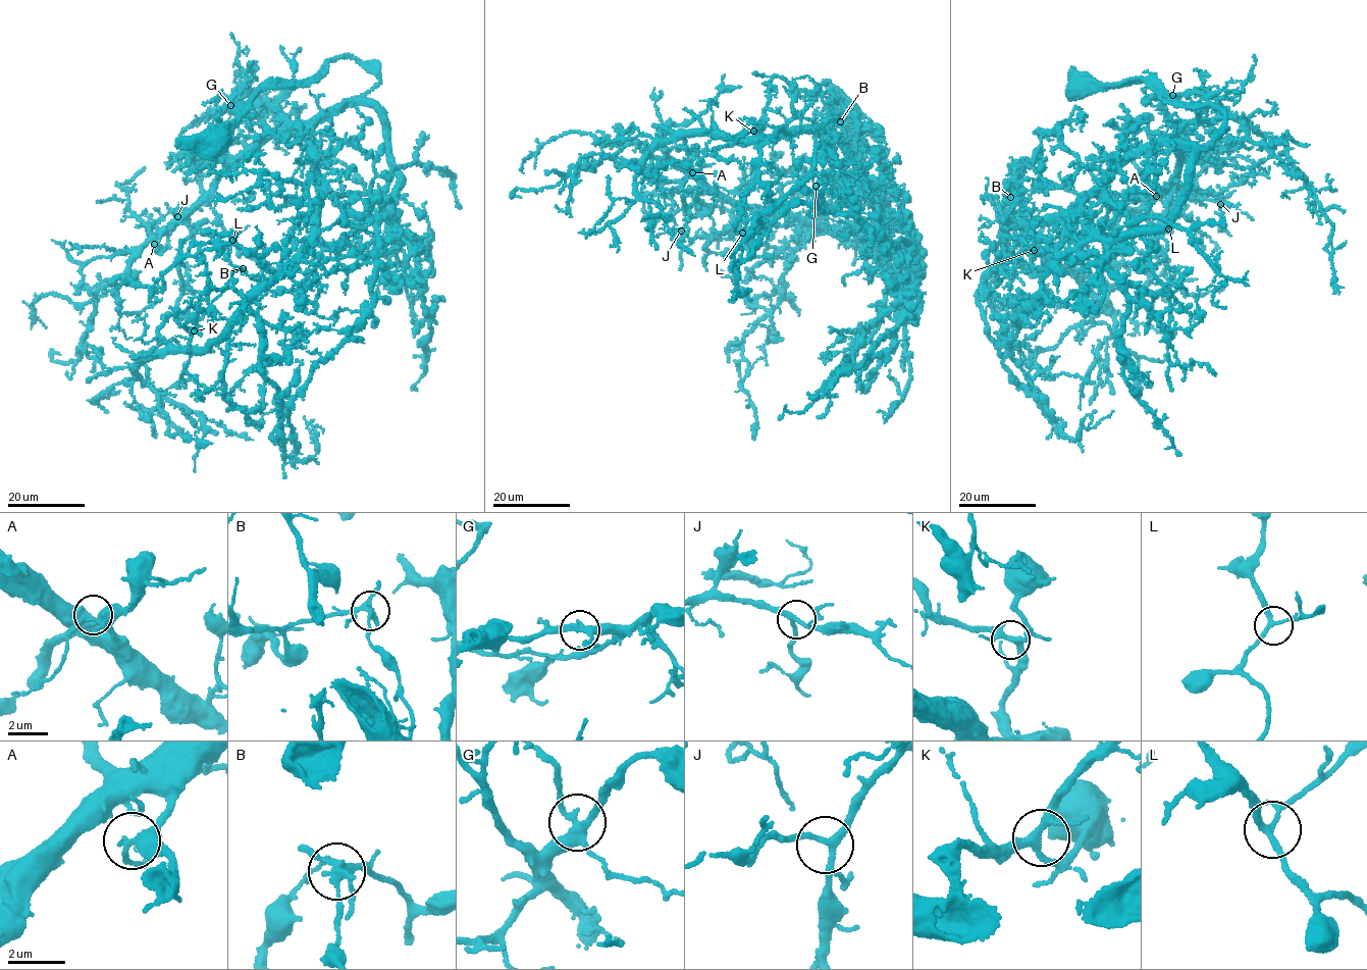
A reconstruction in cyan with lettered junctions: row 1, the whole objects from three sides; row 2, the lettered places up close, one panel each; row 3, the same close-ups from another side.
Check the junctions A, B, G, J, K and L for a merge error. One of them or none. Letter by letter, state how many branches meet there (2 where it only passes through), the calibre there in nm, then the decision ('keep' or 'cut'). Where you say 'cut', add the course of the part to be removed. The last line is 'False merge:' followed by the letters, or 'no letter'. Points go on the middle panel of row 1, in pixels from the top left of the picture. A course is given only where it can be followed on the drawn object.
A: 4 | 320 nm | keep
B: 4 | 240 nm | cut | (840, 121), (817, 125), (796, 116), (783, 128), (807, 106), (815, 93), (832, 97), (838, 104)
G: 4 | 280 nm | keep
J: 3 | 220 nm | keep
K: 4 | 300 nm | keep
L: 4 | 200 nm | keep
False merge: B

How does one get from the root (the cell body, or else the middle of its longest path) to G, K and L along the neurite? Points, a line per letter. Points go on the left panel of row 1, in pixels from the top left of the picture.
G: (213, 135), (263, 89), (333, 58), (378, 79), (305, 124), (248, 86), (230, 105)
K: (213, 135), (263, 89), (333, 58), (378, 79), (313, 128), (308, 241), (217, 339), (192, 349), (194, 330)
L: (213, 135), (263, 89), (333, 58), (378, 79), (288, 121), (216, 181), (209, 203), (232, 240)

